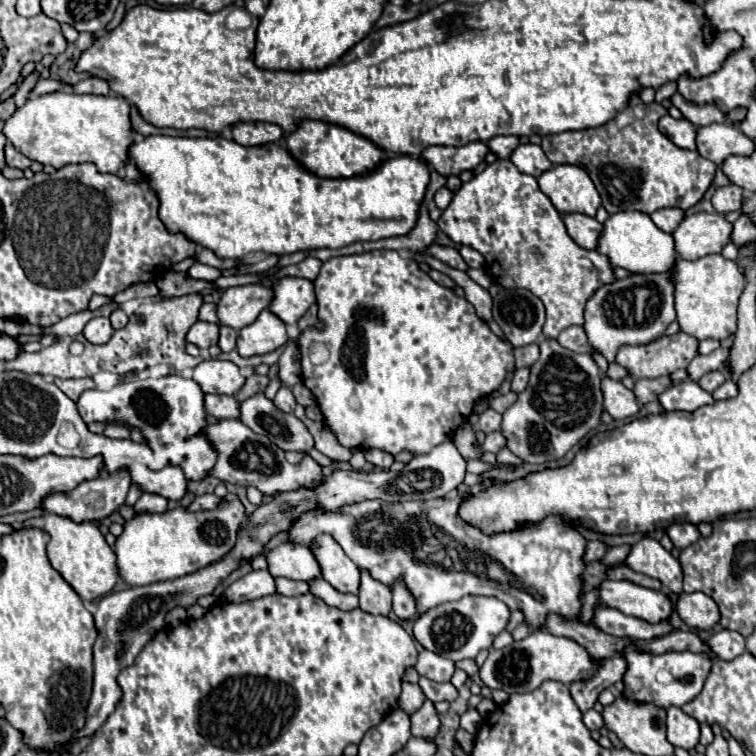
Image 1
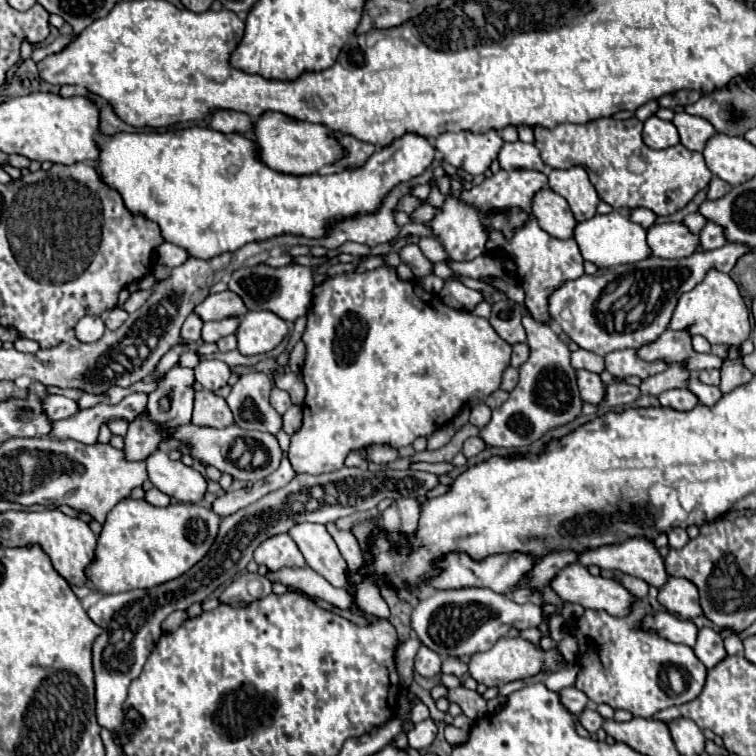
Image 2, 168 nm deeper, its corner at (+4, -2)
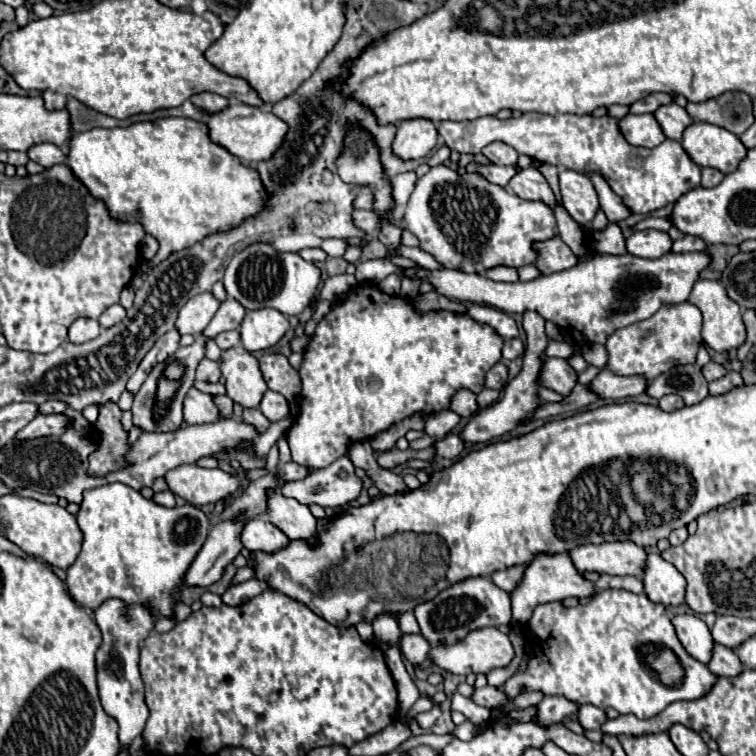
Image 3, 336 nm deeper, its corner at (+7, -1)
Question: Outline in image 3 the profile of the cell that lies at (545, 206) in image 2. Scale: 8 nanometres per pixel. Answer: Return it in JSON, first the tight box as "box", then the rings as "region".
{"box":[508,167,556,207],"region":[[[536,167],[520,169],[520,173],[516,173],[516,177],[512,177],[512,181],[508,183],[508,189],[514,191],[522,199],[544,201],[550,207],[556,205],[556,197],[552,193],[548,181],[544,179],[544,175]]]}

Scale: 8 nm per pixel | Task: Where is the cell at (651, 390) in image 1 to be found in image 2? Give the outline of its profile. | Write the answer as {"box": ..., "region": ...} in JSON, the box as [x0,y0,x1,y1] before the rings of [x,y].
{"box":[605,382,641,406],"region":[[[615,382],[615,384],[607,384],[605,386],[607,396],[605,402],[607,406],[621,406],[621,404],[631,404],[635,402],[641,394],[639,394],[639,386],[631,386],[625,382]]]}

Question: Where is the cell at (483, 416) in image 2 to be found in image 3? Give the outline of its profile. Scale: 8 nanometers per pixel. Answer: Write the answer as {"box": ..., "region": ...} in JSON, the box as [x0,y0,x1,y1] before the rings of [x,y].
{"box":[450,389,478,417],"region":[[[460,389],[460,393],[456,393],[456,397],[452,397],[450,411],[458,413],[460,417],[472,417],[478,411],[476,395],[472,391],[468,391],[468,389]]]}

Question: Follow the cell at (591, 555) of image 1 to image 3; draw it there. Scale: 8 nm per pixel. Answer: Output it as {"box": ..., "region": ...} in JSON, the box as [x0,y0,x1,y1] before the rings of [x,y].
{"box":[492,565,524,593],"region":[[[514,565],[514,567],[492,573],[492,583],[496,583],[500,589],[510,593],[520,583],[522,573],[524,573],[524,565]]]}

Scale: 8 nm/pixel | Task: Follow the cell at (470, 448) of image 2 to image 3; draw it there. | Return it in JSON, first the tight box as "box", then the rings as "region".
{"box":[434,433,464,459],"region":[[[448,433],[446,437],[442,437],[442,439],[438,439],[438,441],[434,443],[436,455],[440,455],[440,457],[444,457],[444,459],[456,459],[456,457],[462,453],[462,449],[464,449],[464,443],[462,443],[462,439],[460,439],[458,435],[454,435],[454,433]]]}

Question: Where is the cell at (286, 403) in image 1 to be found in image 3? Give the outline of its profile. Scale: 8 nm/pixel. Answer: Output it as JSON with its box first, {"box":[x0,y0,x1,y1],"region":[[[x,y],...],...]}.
{"box":[258,391,288,423],"region":[[[266,391],[258,409],[264,413],[264,417],[274,423],[274,421],[282,421],[284,417],[288,417],[288,403],[284,399],[284,395],[276,393],[276,391]]]}

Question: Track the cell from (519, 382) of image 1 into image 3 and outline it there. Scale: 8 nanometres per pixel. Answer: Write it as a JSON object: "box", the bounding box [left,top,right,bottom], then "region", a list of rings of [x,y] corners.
{"box":[486,363,508,391],"region":[[[496,363],[488,373],[486,373],[486,387],[488,389],[496,389],[500,391],[504,385],[506,385],[506,379],[508,379],[508,369],[504,363]]]}

